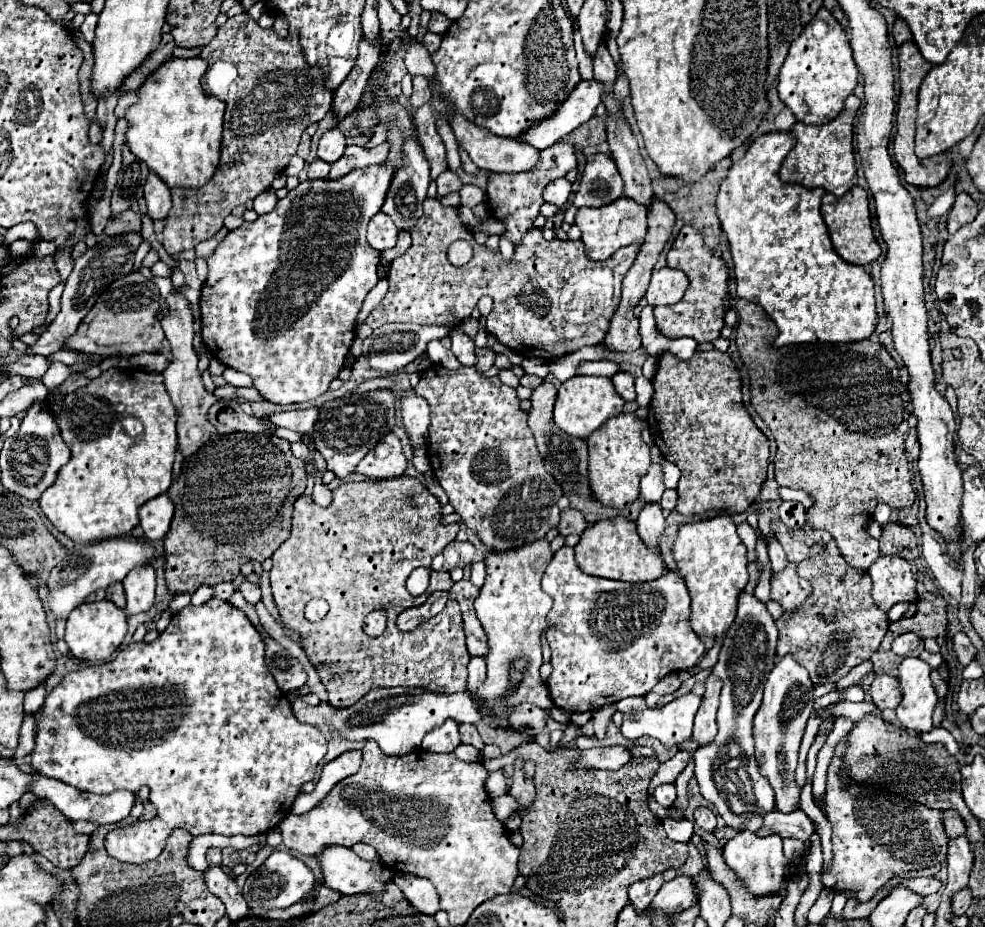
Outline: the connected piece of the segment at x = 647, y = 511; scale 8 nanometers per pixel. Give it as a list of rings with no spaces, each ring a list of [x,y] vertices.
[[[645,505],[639,513],[637,523],[637,531],[641,541],[649,547],[649,549],[657,549],[659,547],[659,539],[663,537],[665,531],[665,519],[661,515],[661,505]]]

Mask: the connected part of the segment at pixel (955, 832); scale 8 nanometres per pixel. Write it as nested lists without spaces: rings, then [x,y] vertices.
[[[955,809],[943,811],[943,825],[945,825],[947,837],[959,837],[959,835],[965,835],[965,831],[967,831],[961,815]]]

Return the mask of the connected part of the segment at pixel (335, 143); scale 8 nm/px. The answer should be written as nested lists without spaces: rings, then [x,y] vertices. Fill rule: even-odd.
[[[329,129],[321,139],[319,139],[319,147],[317,147],[317,157],[327,161],[327,163],[335,163],[343,151],[345,151],[345,137],[339,129]]]

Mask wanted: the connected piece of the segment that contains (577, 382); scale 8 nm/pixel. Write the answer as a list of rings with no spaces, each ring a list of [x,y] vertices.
[[[575,375],[575,377],[567,379],[565,383],[561,383],[561,387],[559,387],[555,411],[553,411],[553,423],[555,423],[555,427],[563,429],[571,437],[587,439],[607,419],[619,415],[623,411],[623,405],[625,405],[625,401],[617,395],[609,377]]]

